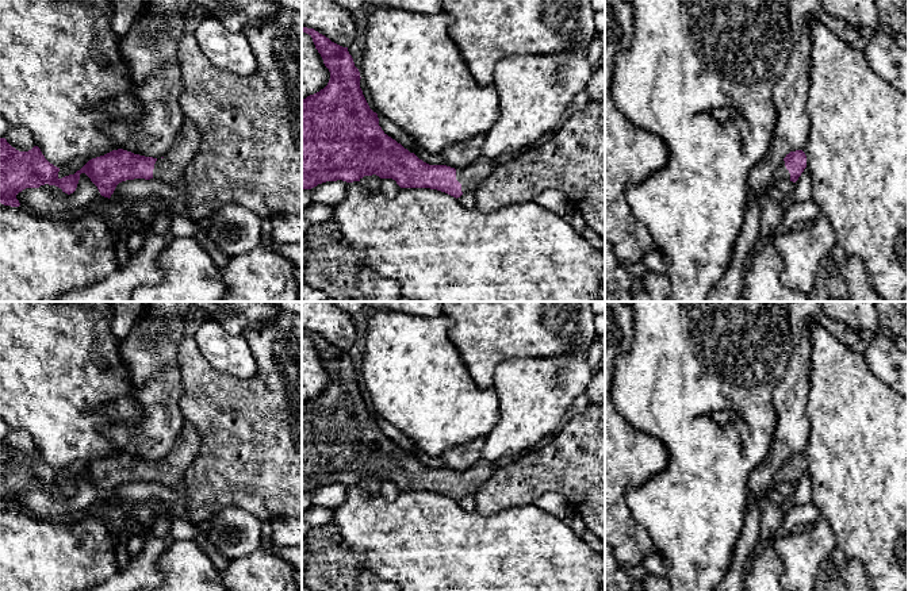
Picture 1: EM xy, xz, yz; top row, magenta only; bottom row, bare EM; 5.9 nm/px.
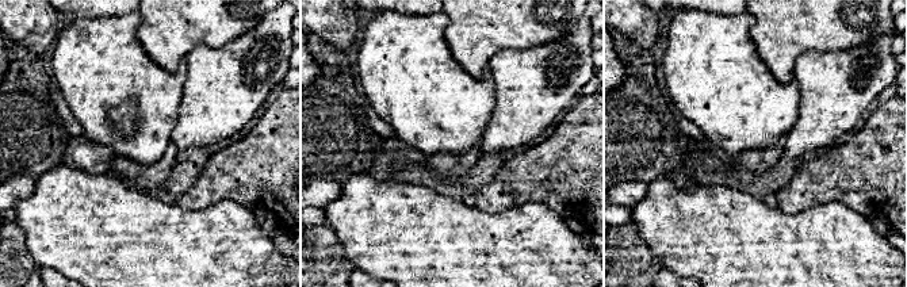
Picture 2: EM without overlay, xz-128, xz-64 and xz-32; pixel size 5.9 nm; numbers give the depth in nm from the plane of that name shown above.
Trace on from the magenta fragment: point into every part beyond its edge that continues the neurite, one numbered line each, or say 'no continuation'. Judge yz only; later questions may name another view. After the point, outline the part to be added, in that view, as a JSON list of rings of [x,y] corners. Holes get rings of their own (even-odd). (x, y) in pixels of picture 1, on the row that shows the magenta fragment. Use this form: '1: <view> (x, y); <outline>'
1: yz (781, 172); [[[782,161],[774,172],[774,181],[778,180],[790,180],[790,173],[785,166],[785,161]]]

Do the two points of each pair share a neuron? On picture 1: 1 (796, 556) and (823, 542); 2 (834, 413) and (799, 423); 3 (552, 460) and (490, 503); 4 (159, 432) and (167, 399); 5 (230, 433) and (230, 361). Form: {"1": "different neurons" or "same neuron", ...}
{"1": "same neuron", "2": "different neurons", "3": "same neuron", "4": "same neuron", "5": "different neurons"}

